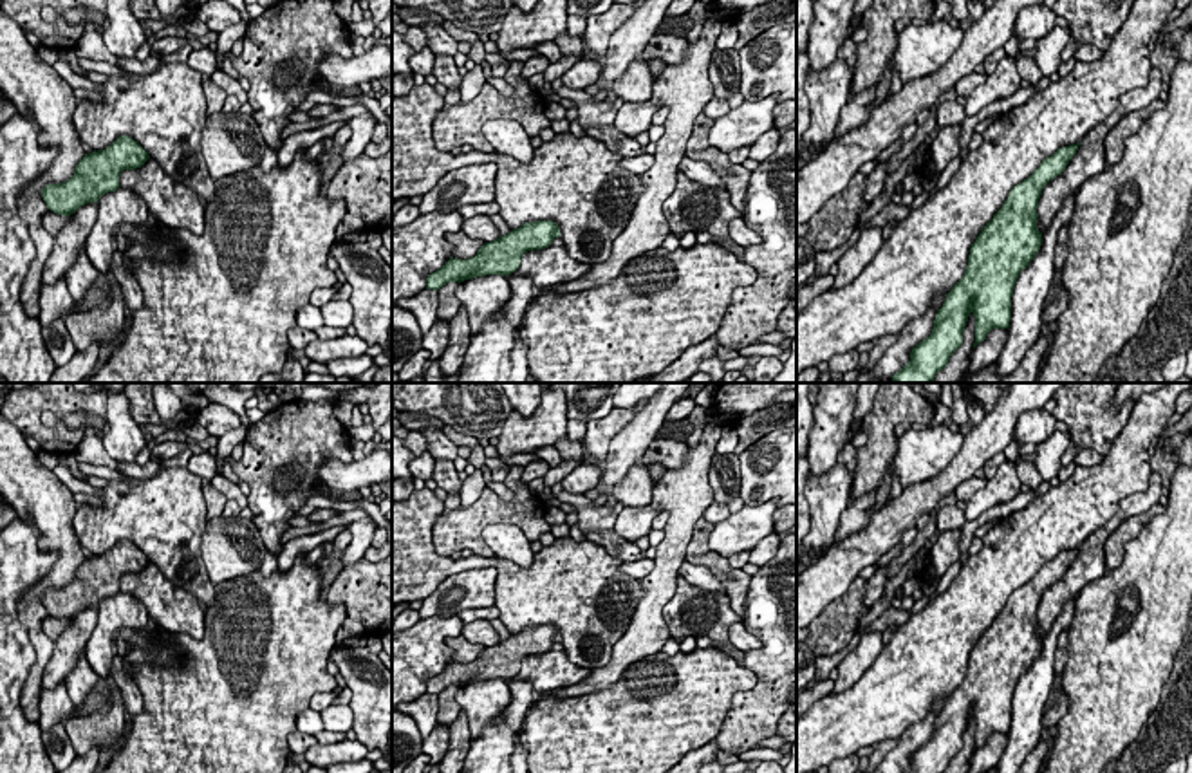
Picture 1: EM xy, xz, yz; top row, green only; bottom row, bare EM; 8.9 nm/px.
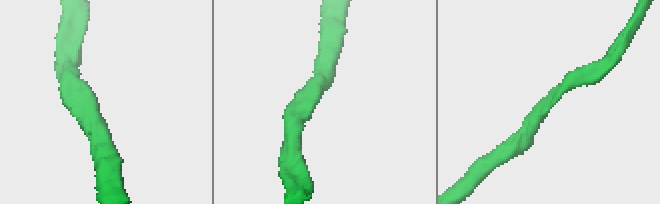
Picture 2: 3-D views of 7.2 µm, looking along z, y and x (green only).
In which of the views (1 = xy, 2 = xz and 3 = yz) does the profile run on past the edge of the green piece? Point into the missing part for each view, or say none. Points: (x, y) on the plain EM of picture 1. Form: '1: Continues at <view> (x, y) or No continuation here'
1: Continues at xy (176, 611)
2: Continues at xz (551, 670)
3: Continues at yz (1089, 564)

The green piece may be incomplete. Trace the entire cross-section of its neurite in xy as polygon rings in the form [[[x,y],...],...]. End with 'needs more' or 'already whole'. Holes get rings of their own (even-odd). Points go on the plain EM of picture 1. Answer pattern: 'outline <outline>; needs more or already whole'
outline [[[121,540],[108,553],[85,558],[74,580],[60,589],[47,589],[42,601],[47,612],[70,621],[101,600],[126,592],[137,598],[148,612],[150,623],[172,634],[204,638],[204,609],[188,591],[175,589],[132,542]]]; needs more

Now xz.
outline [[[553,625],[526,627],[524,630],[486,647],[468,665],[450,663],[441,674],[428,679],[426,694],[439,695],[450,686],[464,686],[486,679],[527,681],[536,695],[582,683],[591,668],[576,666],[567,659]]]; needs more

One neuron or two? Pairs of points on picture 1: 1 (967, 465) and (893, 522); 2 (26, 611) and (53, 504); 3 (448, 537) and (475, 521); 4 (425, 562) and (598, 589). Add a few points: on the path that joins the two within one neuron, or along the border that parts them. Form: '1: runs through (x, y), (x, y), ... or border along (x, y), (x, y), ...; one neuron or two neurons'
1: runs through (949, 479), (911, 504); one neuron
2: runs through (44, 584), (64, 564), (64, 540), (56, 531); one neuron
3: runs through (456, 530), (468, 522); one neuron
4: runs through (468, 564), (497, 562), (526, 589), (555, 589); one neuron

